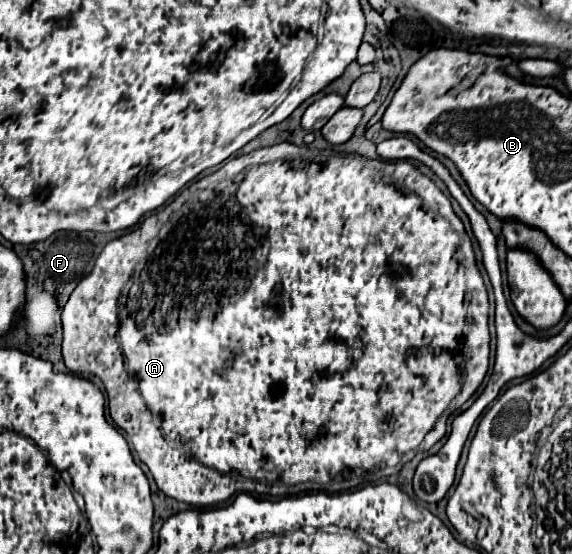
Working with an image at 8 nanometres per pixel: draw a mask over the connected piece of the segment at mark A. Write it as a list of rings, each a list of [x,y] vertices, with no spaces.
[[[283,142],[283,144],[253,150],[249,154],[236,157],[214,173],[192,183],[188,187],[189,200],[186,200],[186,189],[184,190],[184,193],[177,194],[167,207],[153,212],[137,228],[130,231],[129,234],[123,234],[121,238],[111,240],[103,248],[103,252],[99,254],[99,258],[95,262],[95,268],[77,284],[77,288],[73,290],[71,298],[67,300],[67,304],[65,304],[63,312],[61,312],[61,318],[63,318],[63,358],[65,358],[65,366],[71,372],[77,372],[77,370],[81,370],[83,364],[87,364],[87,370],[95,372],[95,376],[101,378],[101,382],[105,384],[105,390],[107,390],[109,408],[111,408],[109,414],[111,414],[113,422],[121,430],[127,432],[127,436],[131,438],[131,442],[133,442],[133,446],[135,446],[135,450],[139,454],[139,460],[143,464],[147,464],[149,472],[153,474],[153,478],[155,478],[155,482],[157,482],[157,486],[159,486],[159,490],[163,494],[167,494],[167,496],[171,496],[175,500],[193,504],[193,506],[211,506],[211,504],[219,504],[219,502],[229,500],[237,492],[249,492],[249,494],[259,494],[259,492],[271,492],[271,494],[291,494],[293,492],[295,494],[297,492],[299,494],[299,492],[305,492],[305,490],[315,492],[315,490],[319,490],[319,486],[323,486],[323,490],[329,492],[329,494],[349,492],[351,486],[357,488],[357,486],[373,482],[377,472],[383,472],[379,476],[381,480],[387,478],[393,472],[399,472],[399,468],[407,460],[411,460],[413,452],[425,452],[425,450],[429,450],[435,443],[441,440],[446,434],[446,421],[451,412],[461,408],[461,404],[465,404],[475,394],[475,390],[481,386],[481,382],[483,382],[483,378],[487,374],[487,368],[489,368],[489,300],[487,300],[487,290],[485,290],[481,272],[479,272],[479,268],[475,264],[471,240],[469,240],[469,236],[465,232],[463,222],[453,212],[451,202],[447,196],[427,176],[423,176],[415,166],[411,166],[405,160],[398,162],[367,160],[367,158],[363,158],[363,156],[357,153],[335,153],[333,150],[329,150],[329,148],[327,150],[311,150],[311,148],[307,148],[305,150],[305,148],[299,148],[295,144]]]

